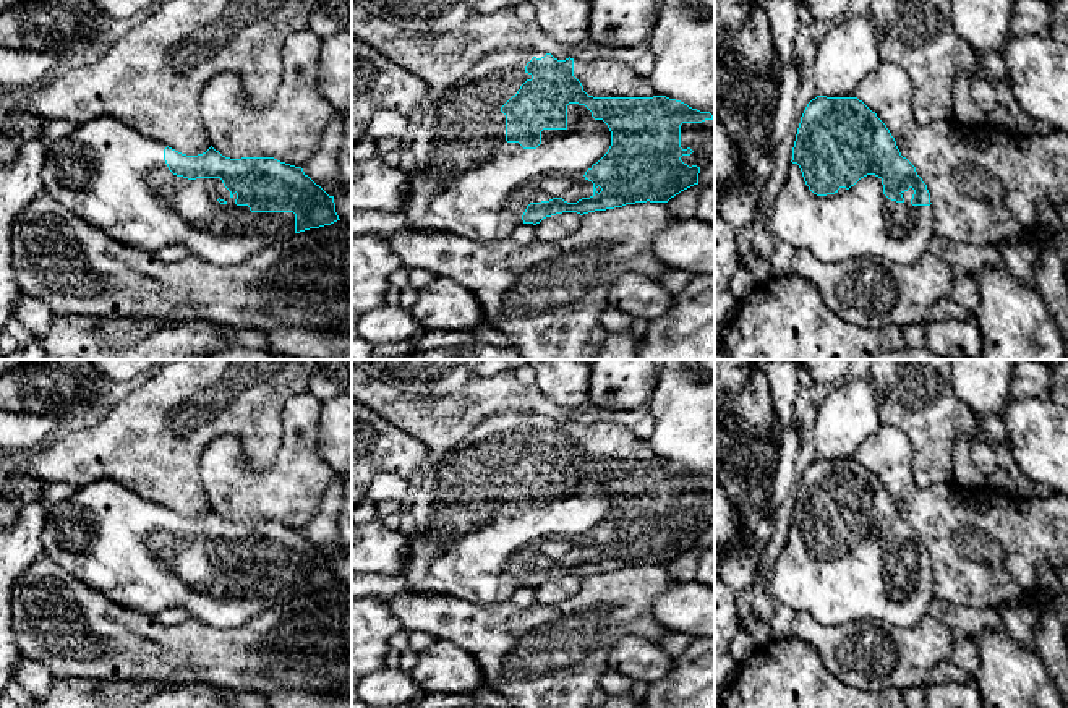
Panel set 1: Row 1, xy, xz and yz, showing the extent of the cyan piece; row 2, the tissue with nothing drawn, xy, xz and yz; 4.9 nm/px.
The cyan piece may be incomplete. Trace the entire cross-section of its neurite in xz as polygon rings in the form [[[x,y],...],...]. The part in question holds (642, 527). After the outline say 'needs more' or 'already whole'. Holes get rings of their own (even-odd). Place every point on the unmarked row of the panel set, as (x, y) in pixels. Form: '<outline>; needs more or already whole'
[[[504,407],[476,424],[426,473],[412,505],[417,535],[412,536],[408,543],[410,557],[407,561],[405,591],[417,596],[434,593],[465,599],[470,604],[496,606],[511,601],[511,596],[522,586],[536,588],[543,582],[562,575],[577,575],[583,578],[635,565],[668,565],[681,554],[698,548],[700,531],[715,517],[713,491],[715,483],[710,475],[700,475],[681,463],[660,458],[648,441],[637,437],[632,429],[624,424],[611,421],[580,424],[570,420],[561,423],[554,421],[551,416]]]; needs more

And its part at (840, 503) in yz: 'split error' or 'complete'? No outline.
split error

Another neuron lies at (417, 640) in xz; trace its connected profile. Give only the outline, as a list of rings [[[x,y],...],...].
[[[410,632],[408,633],[408,648],[412,648],[417,653],[421,653],[434,642],[438,642],[438,638],[426,632]]]

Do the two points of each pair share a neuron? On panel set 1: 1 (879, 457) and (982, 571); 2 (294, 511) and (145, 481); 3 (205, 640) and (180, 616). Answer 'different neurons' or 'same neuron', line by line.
1: same neuron
2: different neurons
3: different neurons

